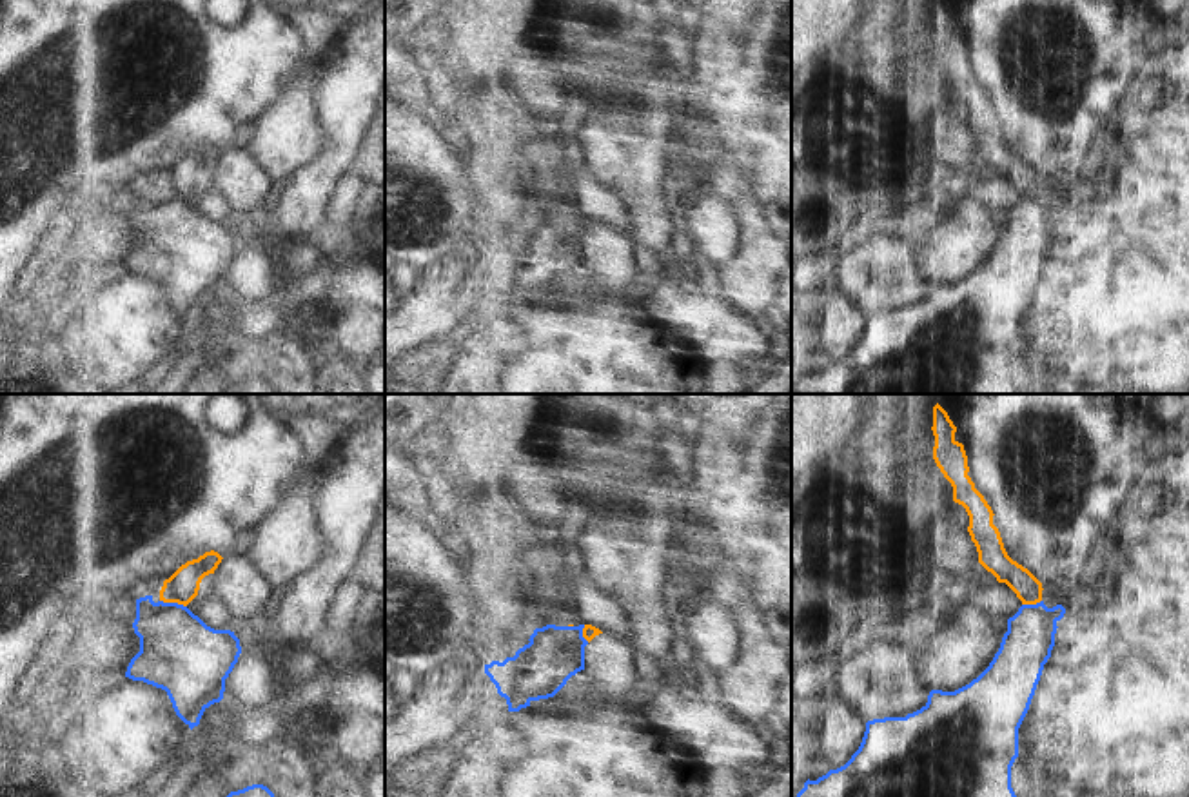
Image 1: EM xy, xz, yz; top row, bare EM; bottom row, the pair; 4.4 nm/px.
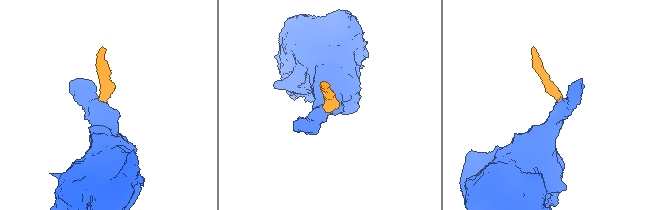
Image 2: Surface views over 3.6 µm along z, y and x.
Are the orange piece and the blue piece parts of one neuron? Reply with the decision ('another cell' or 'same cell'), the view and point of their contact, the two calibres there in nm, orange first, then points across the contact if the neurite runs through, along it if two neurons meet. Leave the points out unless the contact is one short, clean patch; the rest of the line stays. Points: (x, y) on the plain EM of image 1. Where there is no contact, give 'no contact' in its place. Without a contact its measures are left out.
another cell; contact xy (173, 195); calibres 150 and 360 nm; border xy (160, 193), (186, 200)

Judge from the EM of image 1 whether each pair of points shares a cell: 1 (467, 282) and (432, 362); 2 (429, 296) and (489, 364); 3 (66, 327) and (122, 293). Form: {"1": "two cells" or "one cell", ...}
{"1": "two cells", "2": "two cells", "3": "one cell"}

